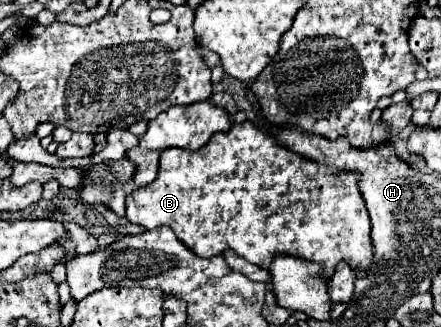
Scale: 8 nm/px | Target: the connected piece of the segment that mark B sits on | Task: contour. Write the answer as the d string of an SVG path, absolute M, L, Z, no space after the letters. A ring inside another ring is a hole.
M250 121L232 125L228 133L214 133L198 151L178 147L162 151L158 177L126 197L126 217L130 223L144 225L146 229L168 225L198 257L214 257L232 249L246 261L270 269L274 257L292 255L322 263L324 277L330 277L340 261L346 261L352 269L368 269L372 265L370 217L358 189L358 175L354 171L344 173L342 169L322 167L304 155L280 147Z

